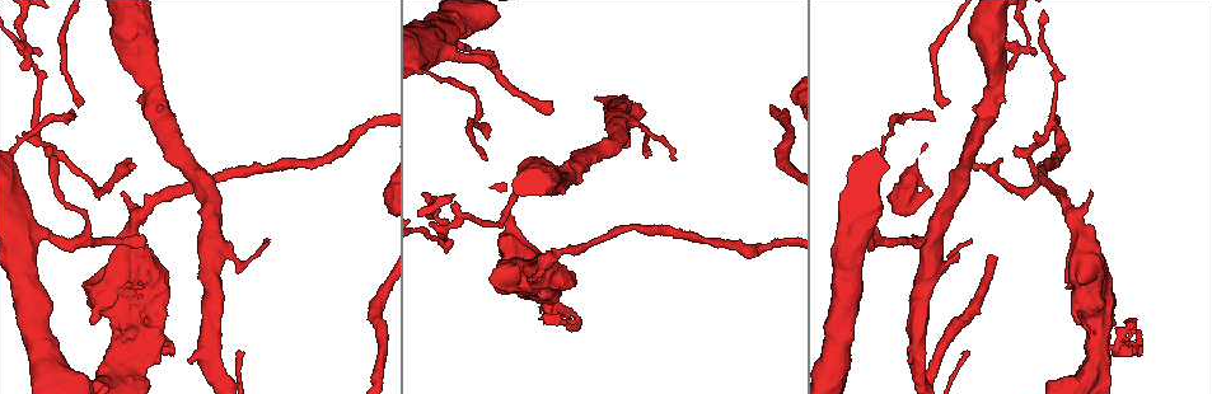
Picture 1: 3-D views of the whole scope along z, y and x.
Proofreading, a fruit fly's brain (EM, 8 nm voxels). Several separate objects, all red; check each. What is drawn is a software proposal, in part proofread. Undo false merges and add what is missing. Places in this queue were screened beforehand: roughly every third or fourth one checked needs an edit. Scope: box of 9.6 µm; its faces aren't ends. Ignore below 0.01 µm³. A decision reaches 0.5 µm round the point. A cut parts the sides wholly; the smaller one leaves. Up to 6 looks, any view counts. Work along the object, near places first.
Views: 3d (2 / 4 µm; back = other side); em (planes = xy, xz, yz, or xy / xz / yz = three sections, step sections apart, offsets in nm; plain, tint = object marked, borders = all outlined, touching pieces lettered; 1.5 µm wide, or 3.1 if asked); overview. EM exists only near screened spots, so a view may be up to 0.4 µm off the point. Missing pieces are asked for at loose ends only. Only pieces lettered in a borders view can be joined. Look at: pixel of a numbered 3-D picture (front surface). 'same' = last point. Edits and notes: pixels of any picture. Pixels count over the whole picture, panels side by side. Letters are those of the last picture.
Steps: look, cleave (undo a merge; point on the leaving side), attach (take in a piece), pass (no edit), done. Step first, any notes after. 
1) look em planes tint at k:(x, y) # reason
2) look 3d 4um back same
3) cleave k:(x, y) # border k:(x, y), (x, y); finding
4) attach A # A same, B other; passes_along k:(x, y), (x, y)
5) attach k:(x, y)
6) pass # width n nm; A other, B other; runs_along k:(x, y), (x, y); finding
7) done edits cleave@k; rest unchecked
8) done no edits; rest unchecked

look em planes borders at 1:(478, 118) # long arm stops here

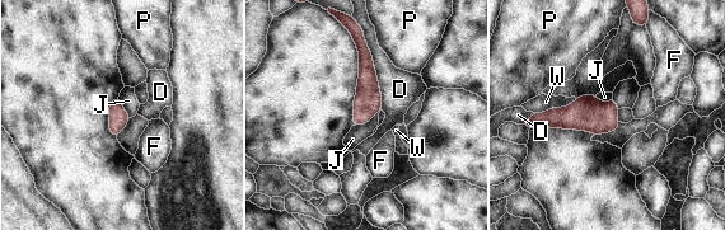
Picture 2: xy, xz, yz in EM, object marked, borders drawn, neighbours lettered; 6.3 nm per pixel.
pass # longest_contact D 500 nm; D other, F other, J other, P other, W other; border 2:(379, 109), (366, 122), (354, 126); none of them fits

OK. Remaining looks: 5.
look 3d 4um at 1:(84, 281) # branch stops here

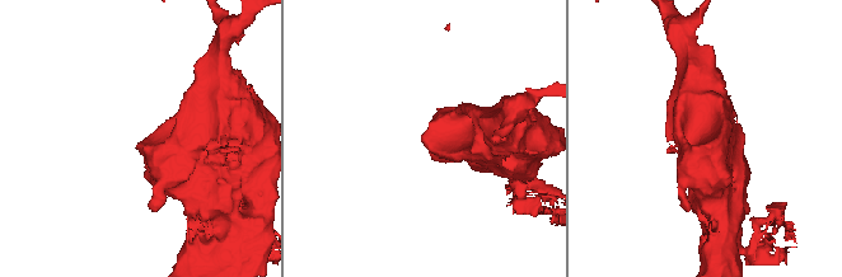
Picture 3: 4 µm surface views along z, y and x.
look em yz step 4 tint at 3:(706, 143)

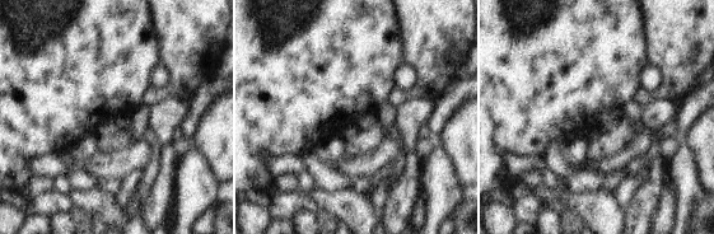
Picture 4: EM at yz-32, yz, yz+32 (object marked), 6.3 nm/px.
look em planes borders same # another direction

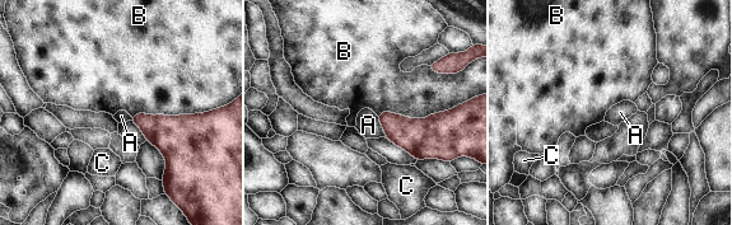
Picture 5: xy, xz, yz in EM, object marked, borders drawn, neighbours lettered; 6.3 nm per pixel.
pass # A other, B other, C other; border 5:(227, 104), (195, 113), (131, 117); no lettered piece goes on from it

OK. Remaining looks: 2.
look em planes borders at 1:(145, 240) # free end

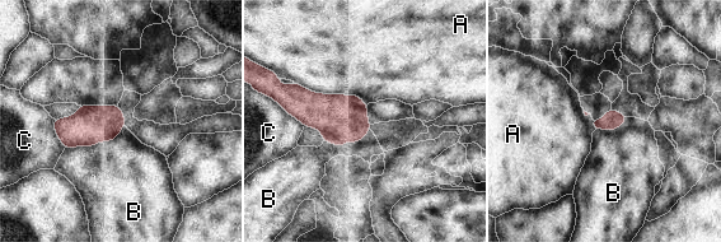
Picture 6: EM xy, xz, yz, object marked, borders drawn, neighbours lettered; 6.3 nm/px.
pass # width 120 nm; A other, B other, C other; border 6:(123, 125), (111, 140), (65, 148); none of them fits

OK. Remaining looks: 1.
done no edits; rest unchecked

